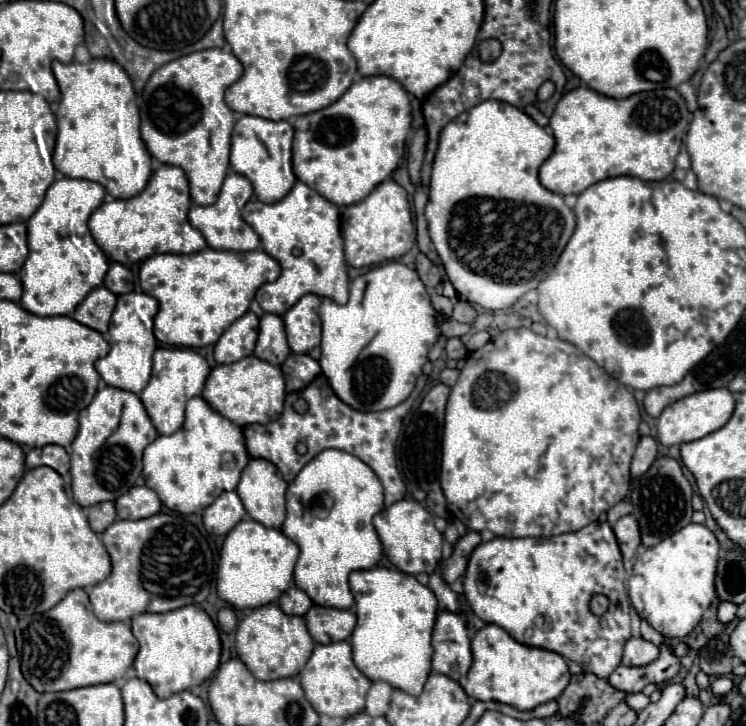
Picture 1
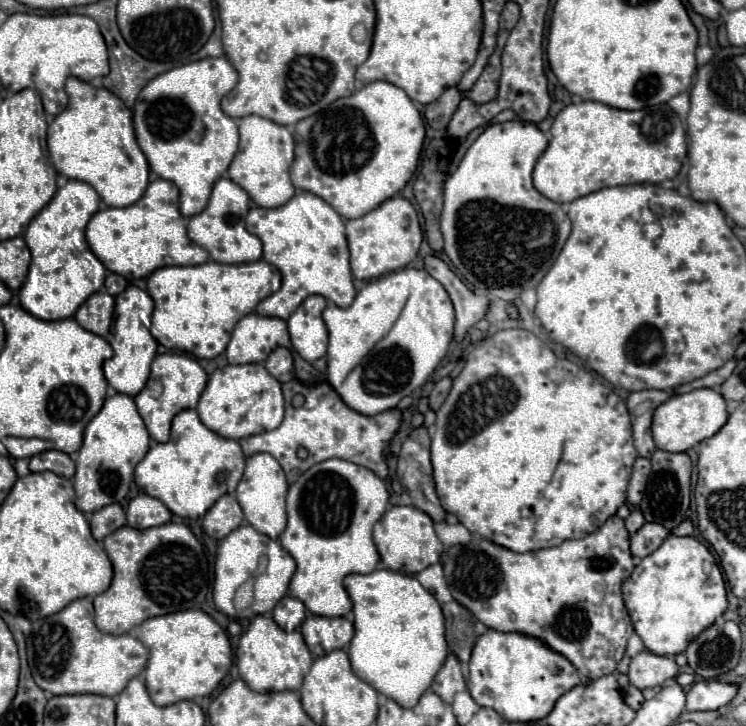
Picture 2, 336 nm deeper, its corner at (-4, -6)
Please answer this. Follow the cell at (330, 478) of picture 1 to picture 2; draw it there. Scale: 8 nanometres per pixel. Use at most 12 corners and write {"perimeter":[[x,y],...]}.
{"perimeter":[[344,459],[288,489],[280,545],[290,593],[312,615],[344,617],[350,573],[380,555],[372,527],[388,489]]}

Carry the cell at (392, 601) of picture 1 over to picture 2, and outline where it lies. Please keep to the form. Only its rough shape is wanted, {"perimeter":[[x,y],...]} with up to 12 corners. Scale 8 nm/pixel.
{"perimeter":[[348,575],[354,673],[414,707],[448,645],[412,575]]}

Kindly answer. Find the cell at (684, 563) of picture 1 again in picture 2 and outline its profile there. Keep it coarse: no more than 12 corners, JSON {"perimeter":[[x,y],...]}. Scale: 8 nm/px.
{"perimeter":[[670,535],[622,585],[634,631],[674,657],[726,607],[710,551]]}

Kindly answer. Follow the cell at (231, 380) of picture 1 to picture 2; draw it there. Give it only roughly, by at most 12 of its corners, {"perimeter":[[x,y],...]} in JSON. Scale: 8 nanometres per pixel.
{"perimeter":[[264,364],[210,375],[196,411],[210,431],[242,439],[284,419]]}

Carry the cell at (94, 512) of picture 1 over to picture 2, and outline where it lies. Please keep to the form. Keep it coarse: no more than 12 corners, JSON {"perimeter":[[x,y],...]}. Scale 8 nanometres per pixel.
{"perimeter":[[118,503],[98,509],[90,519],[92,535],[102,541],[126,525]]}

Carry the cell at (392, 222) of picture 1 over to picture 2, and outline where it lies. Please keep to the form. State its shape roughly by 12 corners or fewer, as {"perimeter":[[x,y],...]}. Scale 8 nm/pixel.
{"perimeter":[[392,197],[346,221],[356,279],[406,267],[420,249],[416,209]]}

